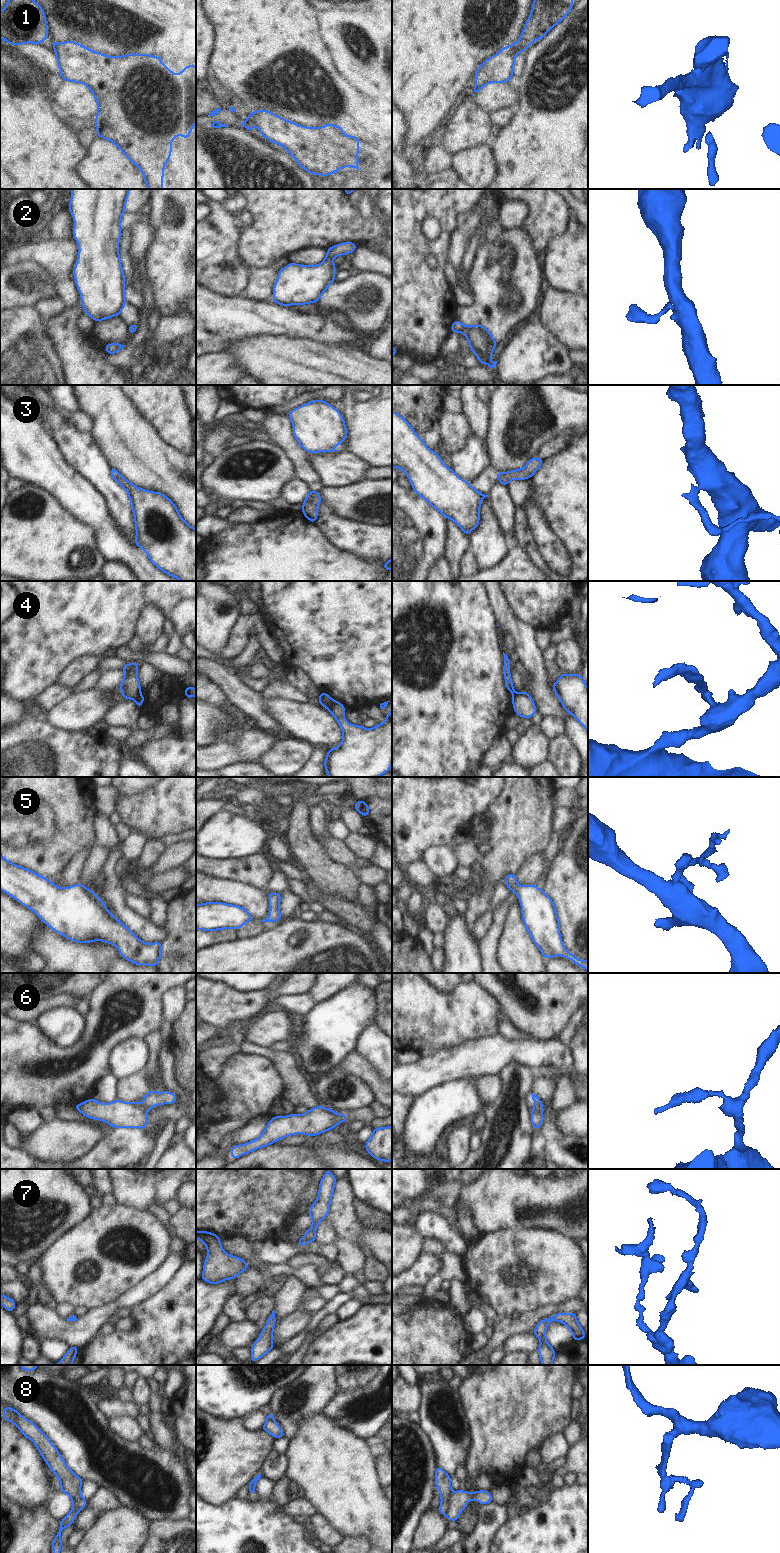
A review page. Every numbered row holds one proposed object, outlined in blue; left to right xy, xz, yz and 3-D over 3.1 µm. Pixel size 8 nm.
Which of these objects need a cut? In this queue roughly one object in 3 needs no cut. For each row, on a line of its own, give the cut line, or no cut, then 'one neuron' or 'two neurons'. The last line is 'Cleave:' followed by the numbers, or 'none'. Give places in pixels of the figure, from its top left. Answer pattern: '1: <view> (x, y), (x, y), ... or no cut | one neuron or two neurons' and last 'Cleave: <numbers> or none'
1: yz (513, 44), (520, 52) | two neurons
2: no cut | one neuron
3: xz (316, 492), (312, 495), (312, 502), (315, 505) | two neurons
4: xz (335, 701), (328, 709) | two neurons
5: no cut | one neuron
6: xy (141, 1105), (147, 1111) | two neurons
7: no cut | one neuron
8: yz (452, 1492), (450, 1506), (446, 1514) | two neurons
Cleave: 1, 3, 4, 6, 8

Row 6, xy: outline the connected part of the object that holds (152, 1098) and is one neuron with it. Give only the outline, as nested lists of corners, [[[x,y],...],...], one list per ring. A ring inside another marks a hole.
[[[149,1090],[149,1092],[143,1097],[142,1106],[145,1110],[151,1110],[152,1106],[157,1106],[161,1104],[172,1104],[176,1103],[177,1098],[175,1094],[169,1091],[163,1091],[161,1093]]]

